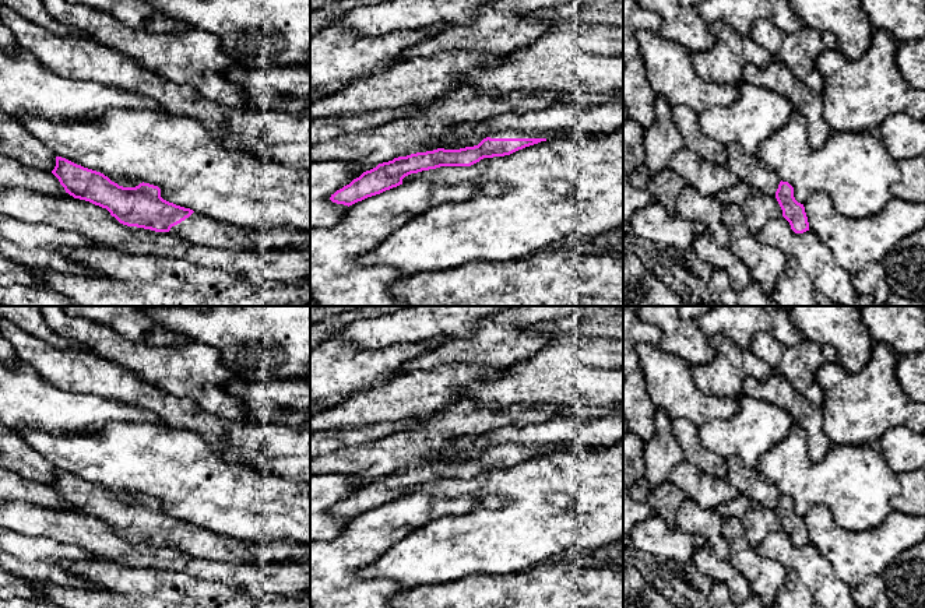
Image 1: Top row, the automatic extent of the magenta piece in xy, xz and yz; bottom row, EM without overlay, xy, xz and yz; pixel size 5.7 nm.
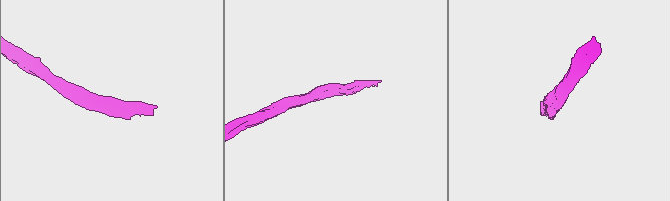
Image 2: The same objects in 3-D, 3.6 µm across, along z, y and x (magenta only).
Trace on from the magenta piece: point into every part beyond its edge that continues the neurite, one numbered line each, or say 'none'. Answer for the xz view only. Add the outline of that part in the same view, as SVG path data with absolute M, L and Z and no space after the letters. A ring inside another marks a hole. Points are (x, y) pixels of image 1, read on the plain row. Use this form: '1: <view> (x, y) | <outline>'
1: xz (509, 446) | M506 443L502 446L495 446L489 449L490 451L552 451L558 449L565 449L567 444L517 444L517 443Z

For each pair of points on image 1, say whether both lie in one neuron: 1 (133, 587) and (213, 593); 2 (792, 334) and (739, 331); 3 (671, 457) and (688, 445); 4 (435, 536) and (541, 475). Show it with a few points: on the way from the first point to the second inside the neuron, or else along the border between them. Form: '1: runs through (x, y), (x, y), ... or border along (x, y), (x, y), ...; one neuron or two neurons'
1: runs through (153, 593), (180, 593), (185, 589), (193, 593); one neuron
2: runs through (780, 326), (752, 324); one neuron
3: border along (671, 421), (674, 438), (683, 460); two neurons
4: runs through (461, 536), (481, 536), (514, 502); one neuron

